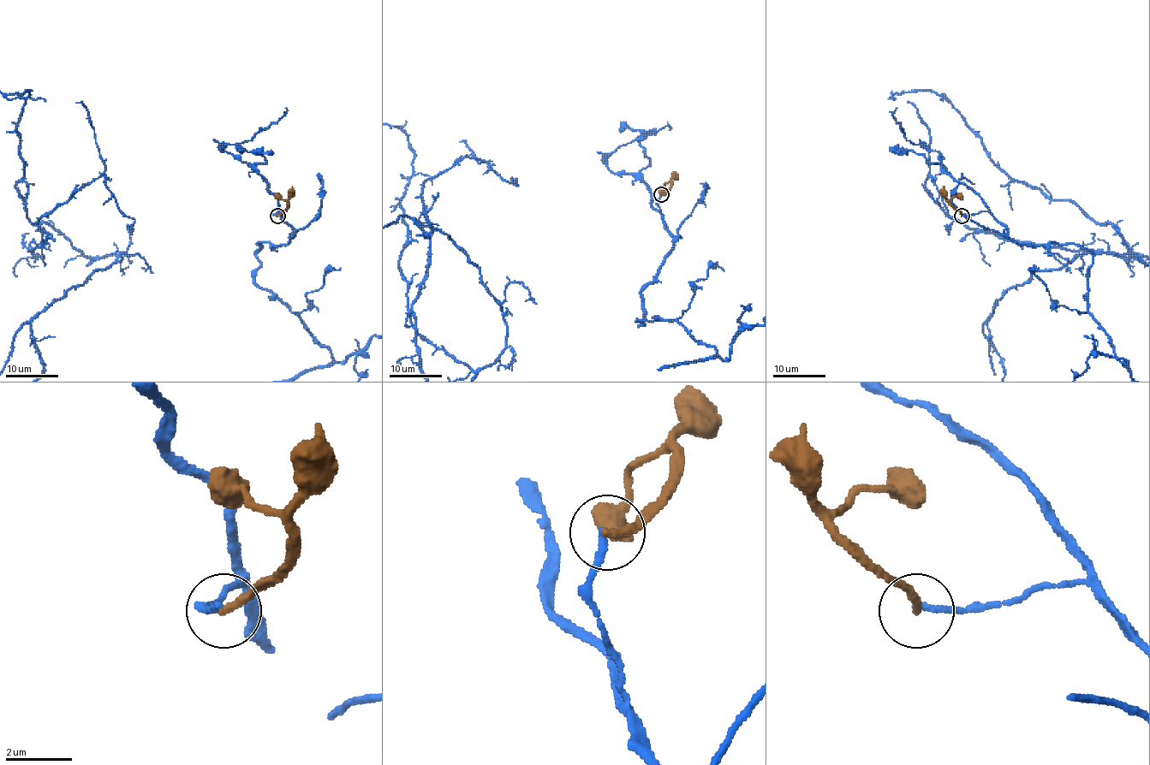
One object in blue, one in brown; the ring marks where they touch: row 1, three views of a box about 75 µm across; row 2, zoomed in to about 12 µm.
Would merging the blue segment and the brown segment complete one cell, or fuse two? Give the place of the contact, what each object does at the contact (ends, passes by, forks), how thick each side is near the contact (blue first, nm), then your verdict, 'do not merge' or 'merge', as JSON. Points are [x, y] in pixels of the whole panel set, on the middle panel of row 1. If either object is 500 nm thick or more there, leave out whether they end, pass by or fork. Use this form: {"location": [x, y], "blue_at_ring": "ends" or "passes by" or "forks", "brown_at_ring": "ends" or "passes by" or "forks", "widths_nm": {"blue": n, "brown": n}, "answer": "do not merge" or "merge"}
{"location": [661, 194], "blue_at_ring": "ends", "brown_at_ring": "ends", "widths_nm": {"blue": 190, "brown": 240}, "answer": "do not merge"}

